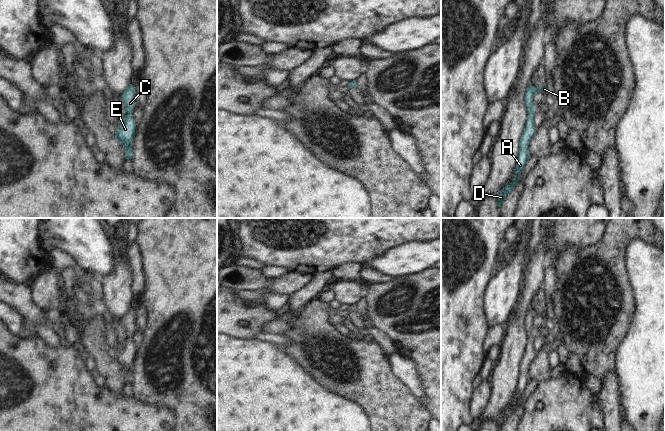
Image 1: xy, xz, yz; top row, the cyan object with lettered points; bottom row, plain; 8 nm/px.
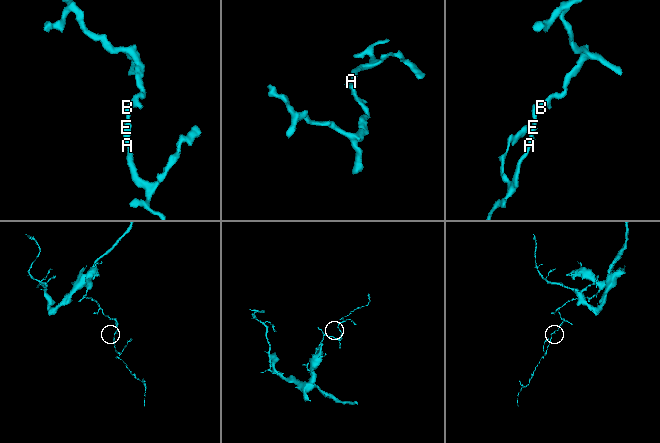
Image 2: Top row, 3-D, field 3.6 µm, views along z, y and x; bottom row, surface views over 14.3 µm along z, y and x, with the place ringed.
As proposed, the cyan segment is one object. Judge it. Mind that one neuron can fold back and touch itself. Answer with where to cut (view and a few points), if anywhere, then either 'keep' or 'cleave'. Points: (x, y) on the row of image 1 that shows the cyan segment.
cut none; keep

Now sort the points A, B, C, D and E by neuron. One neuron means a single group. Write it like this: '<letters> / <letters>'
A B C D E

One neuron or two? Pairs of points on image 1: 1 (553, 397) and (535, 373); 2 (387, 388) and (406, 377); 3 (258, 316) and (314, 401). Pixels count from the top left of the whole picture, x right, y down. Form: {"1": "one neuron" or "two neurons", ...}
{"1": "two neurons", "2": "two neurons", "3": "two neurons"}

